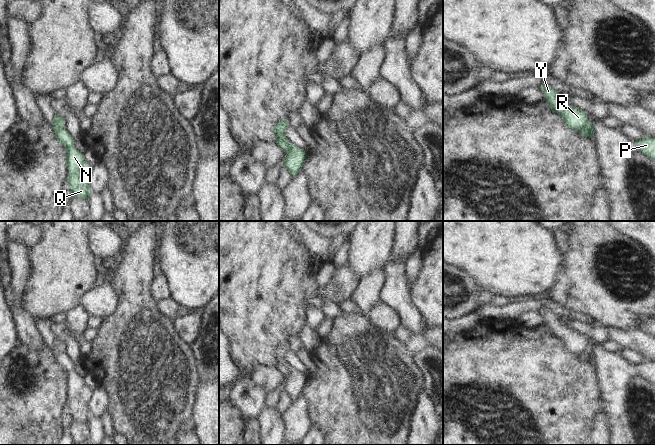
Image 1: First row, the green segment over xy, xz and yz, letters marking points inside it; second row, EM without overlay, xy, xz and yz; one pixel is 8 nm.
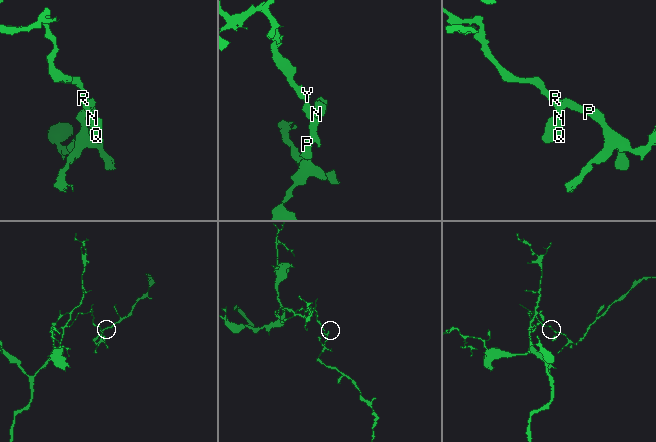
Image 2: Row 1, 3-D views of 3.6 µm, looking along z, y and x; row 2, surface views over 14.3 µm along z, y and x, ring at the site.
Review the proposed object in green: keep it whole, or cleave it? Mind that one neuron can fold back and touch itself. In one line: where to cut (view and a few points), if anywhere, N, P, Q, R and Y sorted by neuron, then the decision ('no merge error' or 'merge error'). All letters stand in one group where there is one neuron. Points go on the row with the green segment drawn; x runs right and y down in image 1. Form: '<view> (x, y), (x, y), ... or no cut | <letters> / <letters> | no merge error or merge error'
xz (278, 139), (287, 145), (287, 152) | N Q / P R Y | merge error

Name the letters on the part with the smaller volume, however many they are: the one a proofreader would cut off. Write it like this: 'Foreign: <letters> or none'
Foreign: N, Q

